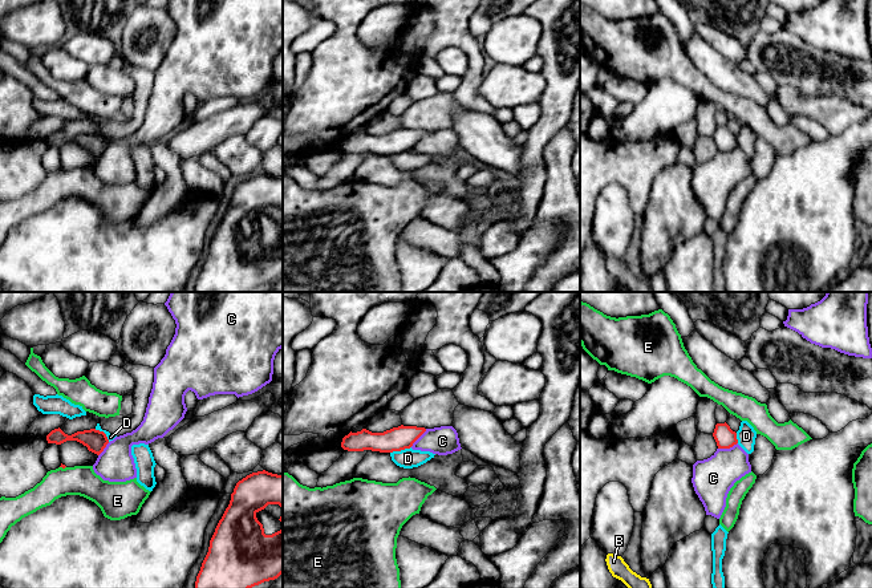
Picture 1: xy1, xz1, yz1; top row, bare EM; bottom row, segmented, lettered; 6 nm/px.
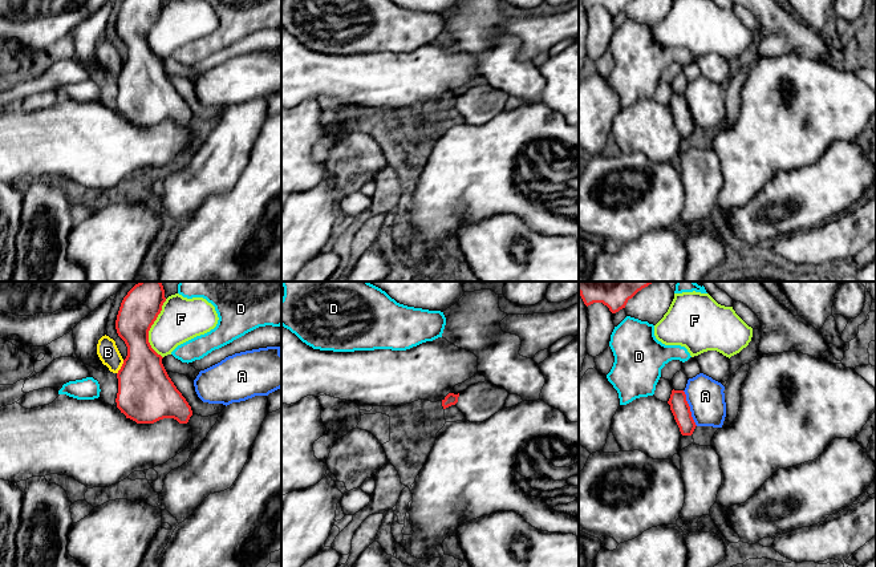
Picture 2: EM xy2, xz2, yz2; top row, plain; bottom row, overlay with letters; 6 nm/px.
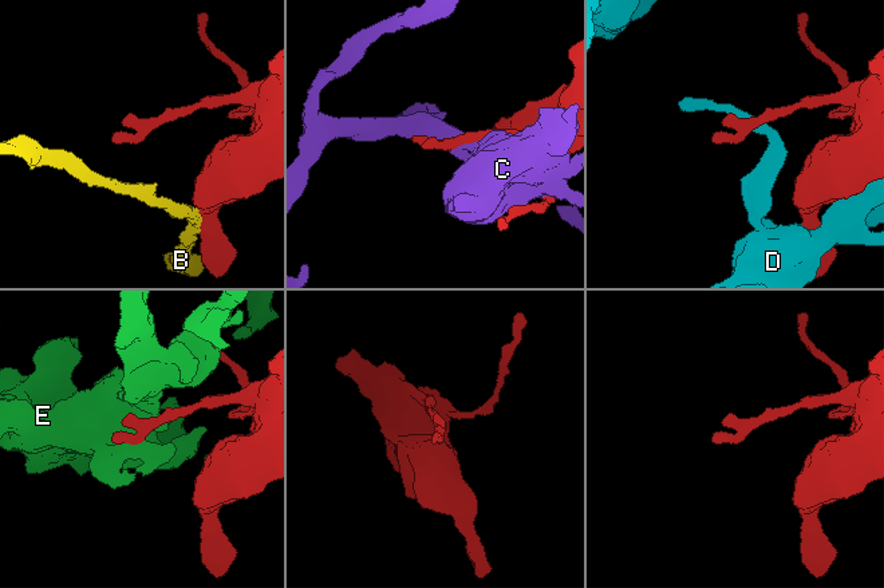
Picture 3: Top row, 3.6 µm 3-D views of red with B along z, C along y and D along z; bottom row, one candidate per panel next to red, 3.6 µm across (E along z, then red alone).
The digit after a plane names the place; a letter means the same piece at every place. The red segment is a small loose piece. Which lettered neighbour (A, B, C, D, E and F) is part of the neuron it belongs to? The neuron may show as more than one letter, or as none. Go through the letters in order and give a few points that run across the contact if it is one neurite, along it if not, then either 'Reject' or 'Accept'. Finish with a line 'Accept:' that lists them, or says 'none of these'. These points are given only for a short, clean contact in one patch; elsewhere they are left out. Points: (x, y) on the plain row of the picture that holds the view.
A: Reject
B: Line: xy2 (124, 63), (117, 76). Reject
C: Reject
D: Line: xz1 (410, 149), (390, 155). Reject
E: Line: xy1 (60, 169), (65, 170). Reject
F: Line: xy2 (166, 1), (149, 33), (149, 47), (162, 60). Reject
Accept: none of these

